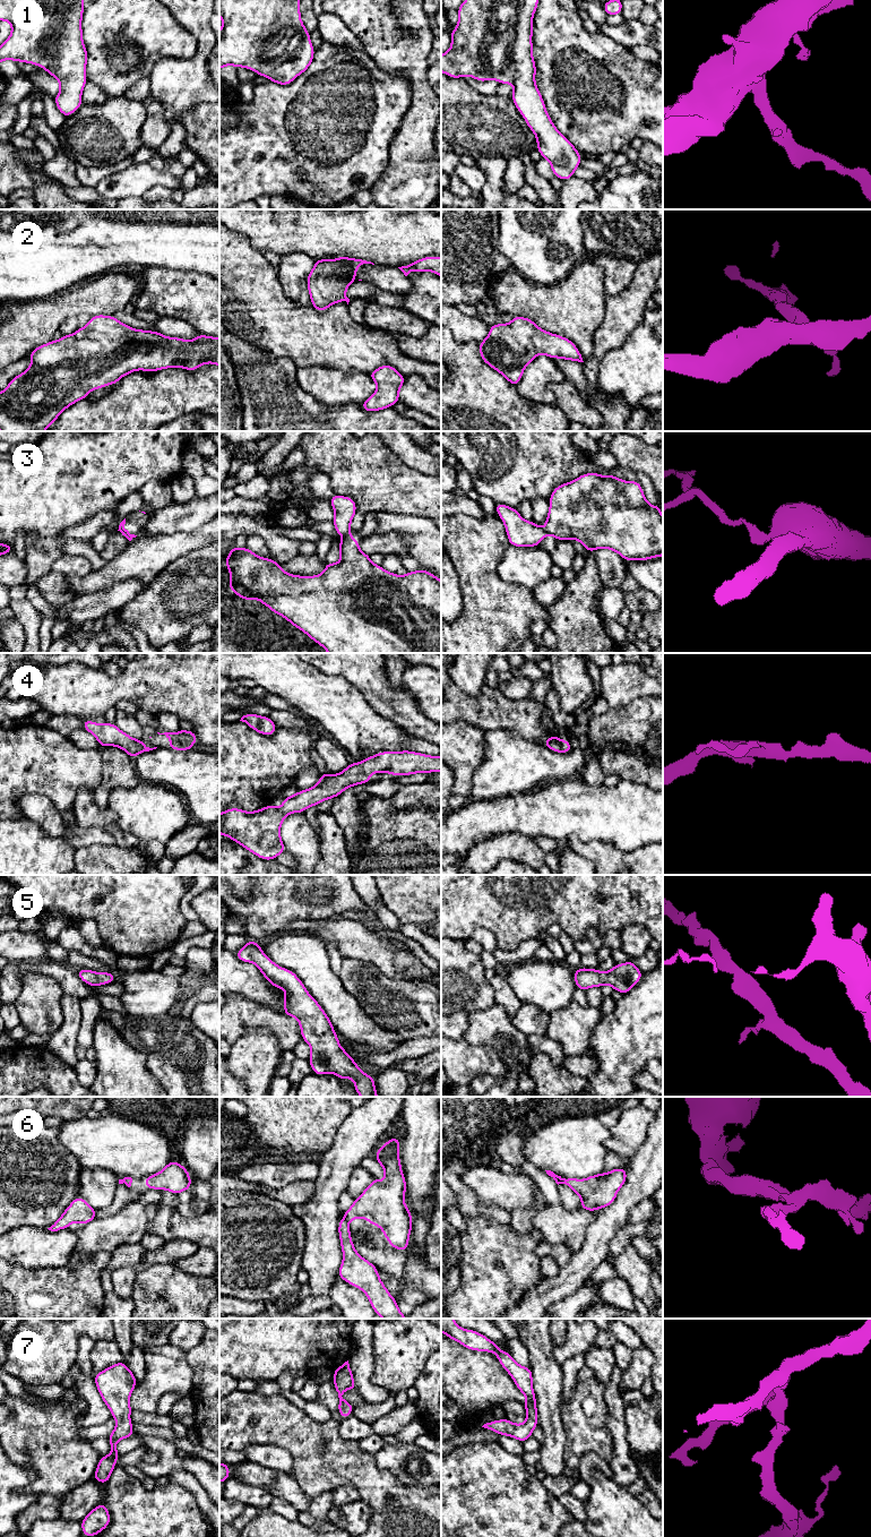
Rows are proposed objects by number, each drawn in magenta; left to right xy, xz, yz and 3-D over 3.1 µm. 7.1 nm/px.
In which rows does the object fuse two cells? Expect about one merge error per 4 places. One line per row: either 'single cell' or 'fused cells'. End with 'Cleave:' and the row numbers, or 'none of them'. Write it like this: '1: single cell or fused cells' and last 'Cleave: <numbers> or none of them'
1: single cell
2: single cell
3: fused cells
4: single cell
5: single cell
6: fused cells
7: single cell
Cleave: 3, 6

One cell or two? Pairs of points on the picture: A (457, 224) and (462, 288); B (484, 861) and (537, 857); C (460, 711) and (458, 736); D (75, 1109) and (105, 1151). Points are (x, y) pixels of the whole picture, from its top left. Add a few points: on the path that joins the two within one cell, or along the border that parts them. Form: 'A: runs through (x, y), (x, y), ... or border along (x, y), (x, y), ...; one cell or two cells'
A: runs through (457, 240), (457, 263), (460, 266), (460, 272); one cell
B: runs through (498, 851), (524, 851); one cell
C: border along (453, 721), (466, 721), (483, 731); two cells
D: border along (85, 1115), (65, 1121); two cells

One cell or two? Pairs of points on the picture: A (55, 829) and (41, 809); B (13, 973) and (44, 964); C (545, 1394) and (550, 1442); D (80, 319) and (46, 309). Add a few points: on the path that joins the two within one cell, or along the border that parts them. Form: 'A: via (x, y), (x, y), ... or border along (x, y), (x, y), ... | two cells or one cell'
A: via (52, 824), (45, 814) | one cell
B: via (20, 968), (36, 967) | one cell
C: via (548, 1406), (550, 1431) | one cell
D: border along (91, 316), (70, 316), (58, 329) | two cells

